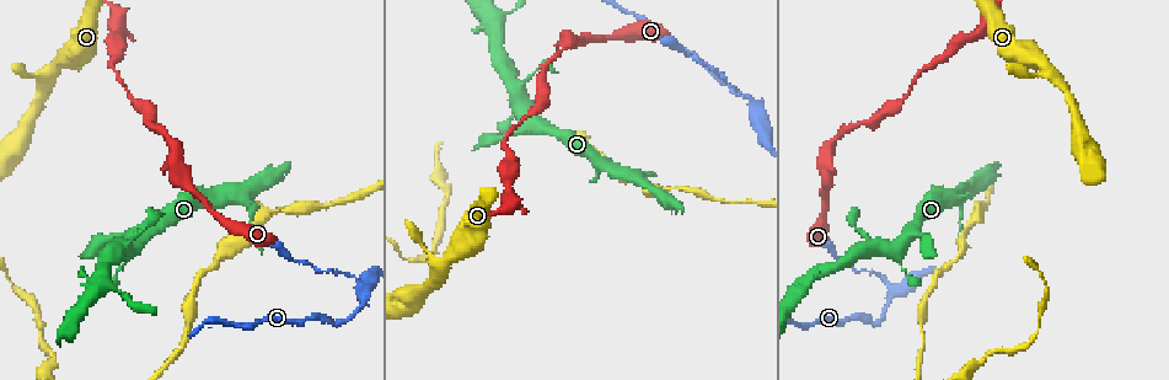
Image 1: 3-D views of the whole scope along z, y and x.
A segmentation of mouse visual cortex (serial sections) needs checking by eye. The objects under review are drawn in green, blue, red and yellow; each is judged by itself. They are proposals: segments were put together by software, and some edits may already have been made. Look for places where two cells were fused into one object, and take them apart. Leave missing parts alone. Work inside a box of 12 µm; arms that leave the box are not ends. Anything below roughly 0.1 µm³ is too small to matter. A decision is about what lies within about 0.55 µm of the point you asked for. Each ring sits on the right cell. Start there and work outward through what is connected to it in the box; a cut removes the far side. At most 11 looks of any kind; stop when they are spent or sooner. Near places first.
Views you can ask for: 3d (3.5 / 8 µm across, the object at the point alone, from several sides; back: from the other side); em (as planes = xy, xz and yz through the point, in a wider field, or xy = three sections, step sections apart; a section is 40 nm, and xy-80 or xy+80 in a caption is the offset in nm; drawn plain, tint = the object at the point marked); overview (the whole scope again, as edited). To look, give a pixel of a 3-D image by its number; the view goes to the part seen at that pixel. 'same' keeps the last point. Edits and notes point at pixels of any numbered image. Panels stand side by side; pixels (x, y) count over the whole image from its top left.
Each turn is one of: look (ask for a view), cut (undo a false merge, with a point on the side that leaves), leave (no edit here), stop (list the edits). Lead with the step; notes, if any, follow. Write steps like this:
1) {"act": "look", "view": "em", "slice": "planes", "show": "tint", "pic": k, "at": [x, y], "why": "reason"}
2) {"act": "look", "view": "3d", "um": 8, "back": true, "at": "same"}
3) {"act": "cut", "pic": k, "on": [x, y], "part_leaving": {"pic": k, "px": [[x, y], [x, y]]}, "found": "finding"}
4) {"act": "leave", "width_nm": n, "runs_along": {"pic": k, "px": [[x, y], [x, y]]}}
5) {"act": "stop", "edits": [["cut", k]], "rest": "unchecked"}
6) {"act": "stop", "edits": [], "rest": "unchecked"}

{"act": "look", "view": "3d", "um": 3.5, "pic": 1, "at": [878, 272], "why": "calibre changes"}

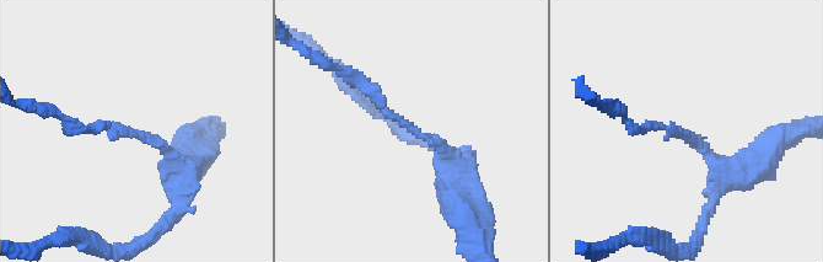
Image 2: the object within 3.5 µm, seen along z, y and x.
{"act": "look", "view": "em", "slice": "xy", "step": 5, "show": "tint", "pic": 2, "at": [412, 132], "why": "now the EM"}

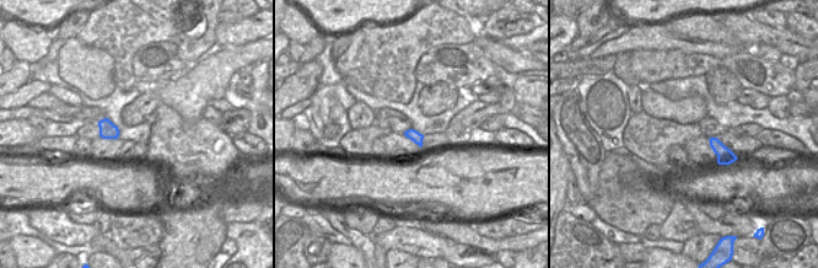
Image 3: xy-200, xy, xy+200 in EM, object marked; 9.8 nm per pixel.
{"act": "leave", "runs_along": {"pic": 2, "px": [[448, 165], [358, 80]]}, "found": "continuous, no second cell"}

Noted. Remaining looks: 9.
{"act": "look", "view": "3d", "um": 3.5, "pic": 1, "at": [177, 151], "why": "thick turns thin"}

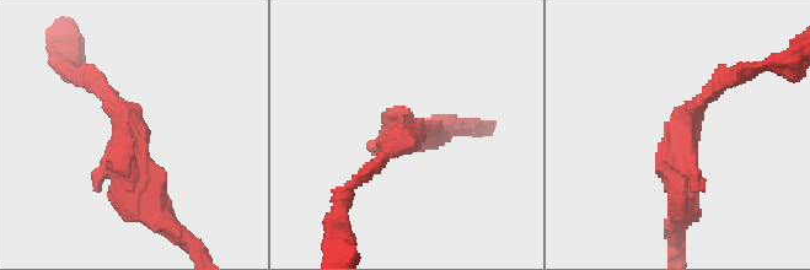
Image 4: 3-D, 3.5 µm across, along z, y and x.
{"act": "look", "view": "em", "slice": "xy", "step": 1, "show": "tint", "pic": 4, "at": [133, 131], "arm_widths_nm": [200, 400], "why": "need the tissue"}

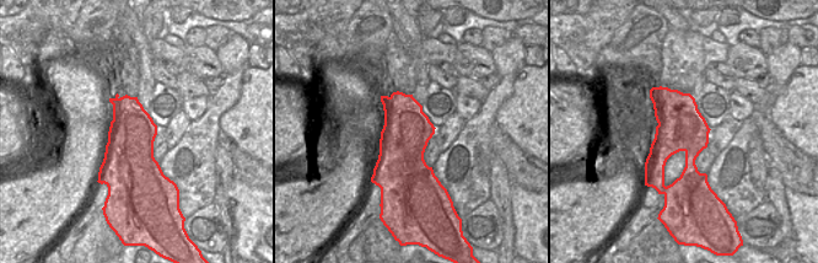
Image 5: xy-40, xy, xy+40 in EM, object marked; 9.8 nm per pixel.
{"act": "look", "view": "em", "slice": "xy", "step": 5, "show": "tint", "at": "same"}

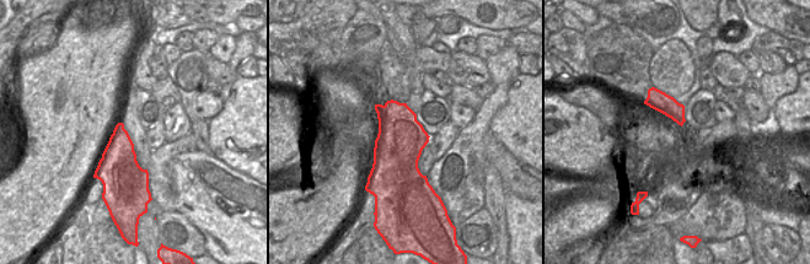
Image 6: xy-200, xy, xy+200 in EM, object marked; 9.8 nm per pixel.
{"act": "leave", "runs_along": {"pic": 4, "px": [[146, 206], [132, 119], [86, 77]]}, "found": "one cell here"}

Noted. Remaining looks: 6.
{"act": "look", "view": "3d", "um": 8, "pic": 1, "at": [128, 231], "why": "arms part here"}

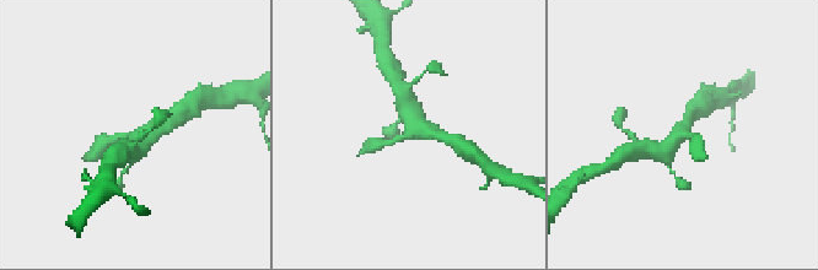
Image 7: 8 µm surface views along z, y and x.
{"act": "look", "view": "3d", "um": 3.5, "pic": 7, "at": [684, 134]}

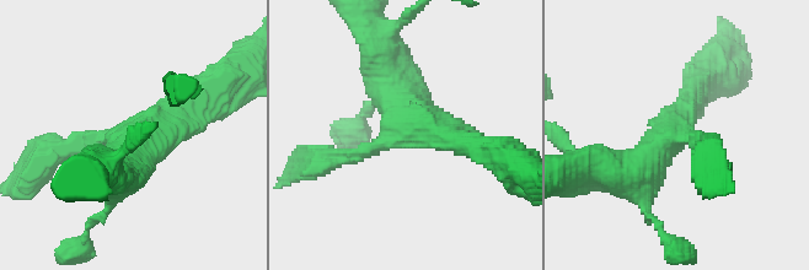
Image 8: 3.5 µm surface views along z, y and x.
{"act": "leave", "found": "continuous, no second cell"}

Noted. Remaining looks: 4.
{"act": "look", "view": "3d", "um": 3.5, "pic": 1, "at": [494, 14], "why": "three arms meet"}

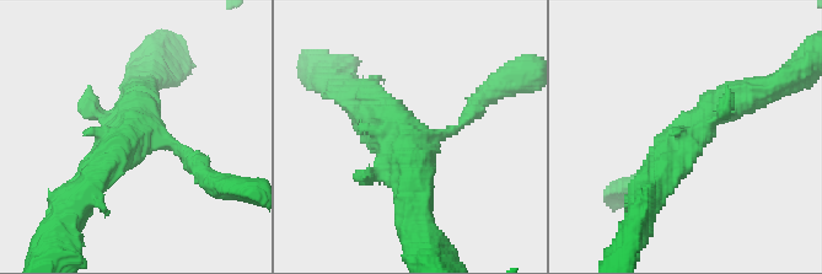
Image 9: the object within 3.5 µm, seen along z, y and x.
{"act": "look", "view": "em", "slice": "xy", "step": 5, "show": "tint", "pic": 9, "at": [688, 134]}

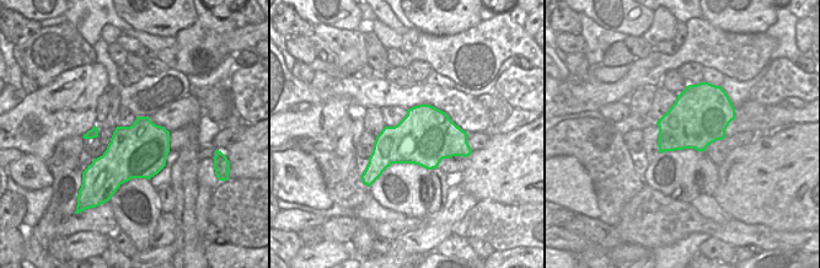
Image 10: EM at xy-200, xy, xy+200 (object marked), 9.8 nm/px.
{"act": "look", "view": "em", "slice": "xy", "step": 3, "show": "tint", "at": "same"}

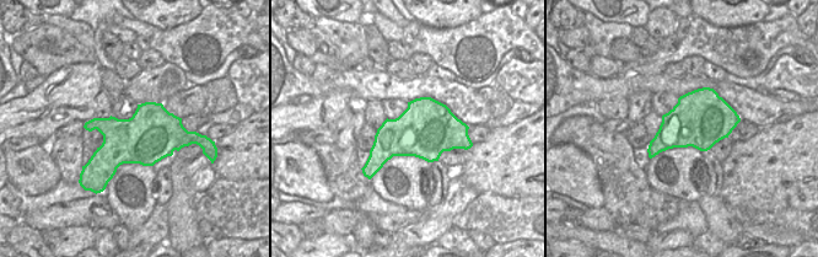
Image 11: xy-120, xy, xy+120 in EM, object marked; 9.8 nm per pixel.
{"act": "leave", "runs_along": {"pic": 9, "px": [[755, 90], [680, 139], [654, 188]]}, "found": "all the same cell"}

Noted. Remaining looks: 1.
{"act": "stop", "edits": [], "rest": "unchecked"}

